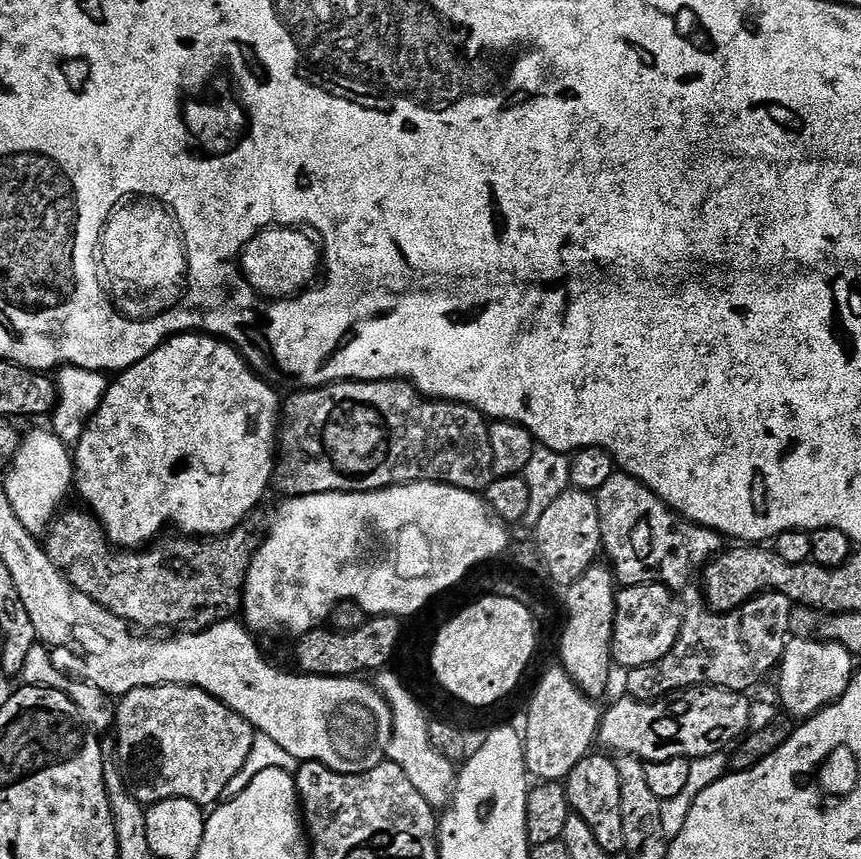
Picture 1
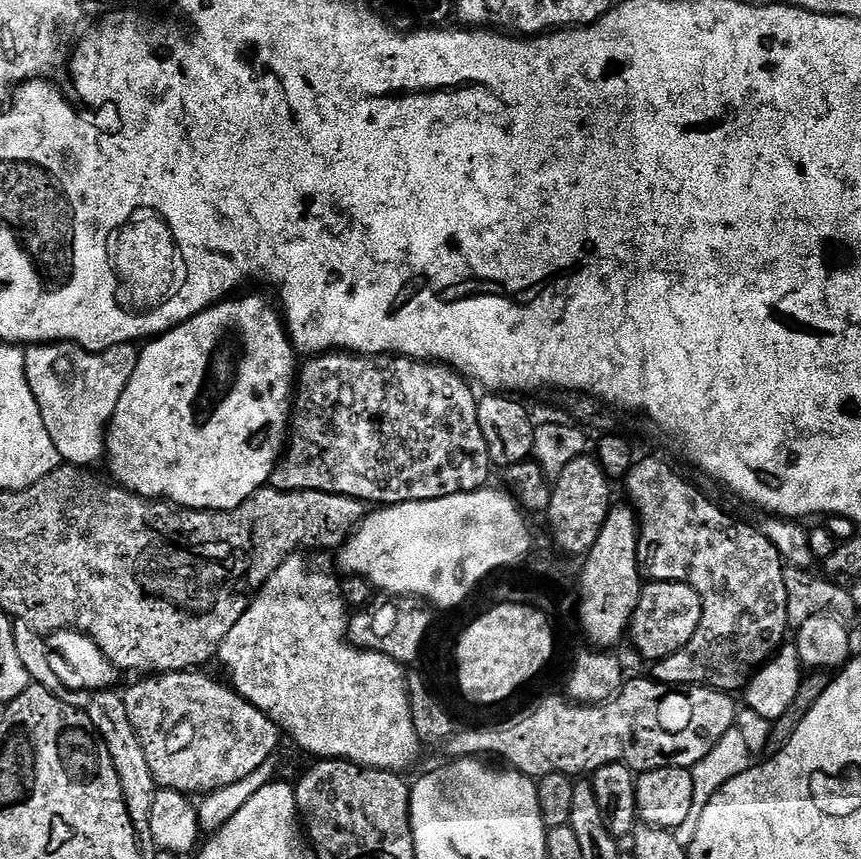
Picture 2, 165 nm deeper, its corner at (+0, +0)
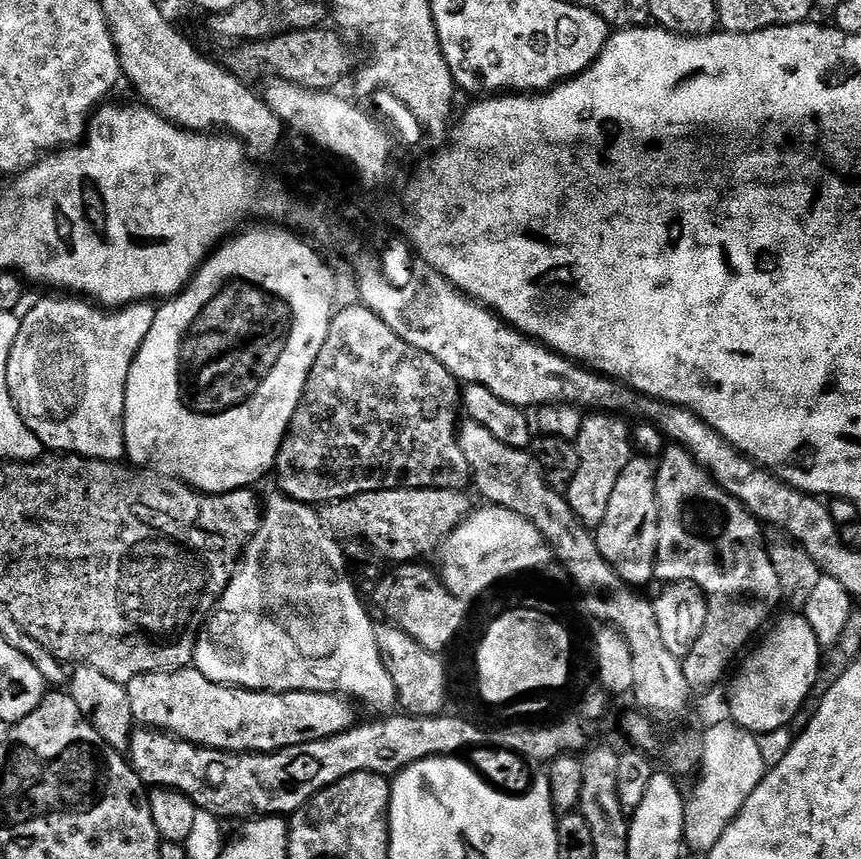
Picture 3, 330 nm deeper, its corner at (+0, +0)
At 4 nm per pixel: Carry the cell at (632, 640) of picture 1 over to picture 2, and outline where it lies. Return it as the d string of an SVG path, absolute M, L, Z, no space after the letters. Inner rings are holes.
M657 580L641 587L638 606L632 615L630 640L632 644L648 659L655 662L682 650L690 638L694 638L694 630L698 630L698 622L702 618L702 606L698 594L688 584Z

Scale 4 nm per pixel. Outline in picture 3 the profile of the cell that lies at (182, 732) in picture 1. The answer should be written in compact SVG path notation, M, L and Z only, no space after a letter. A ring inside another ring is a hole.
M195 666L177 672L151 672L134 678L126 685L130 694L130 710L137 725L159 728L180 740L217 748L223 752L277 752L302 742L318 742L353 727L358 717L351 699L334 692L251 692L245 688L230 688L227 684L210 682Z

